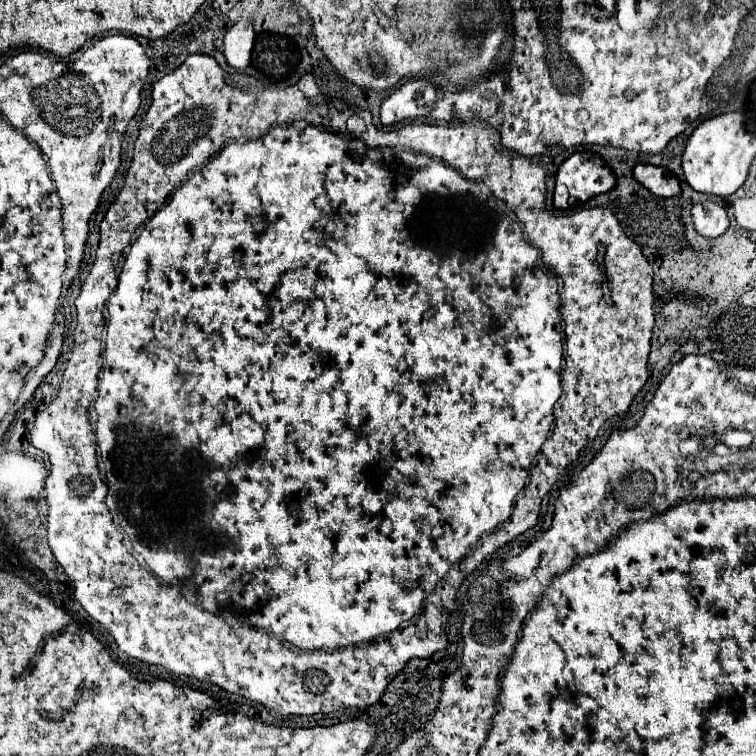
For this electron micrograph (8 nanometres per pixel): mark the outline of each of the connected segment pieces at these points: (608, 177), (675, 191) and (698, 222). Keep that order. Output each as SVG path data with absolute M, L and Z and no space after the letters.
M573 153L561 163L555 177L553 207L573 209L587 199L615 187L615 177L605 161L595 153Z
M637 165L633 169L633 177L637 179L637 183L641 183L645 189L649 189L659 197L675 197L681 193L681 187L675 175L663 167Z
M713 201L693 205L693 223L699 235L703 237L719 237L729 227L729 217L725 209Z

